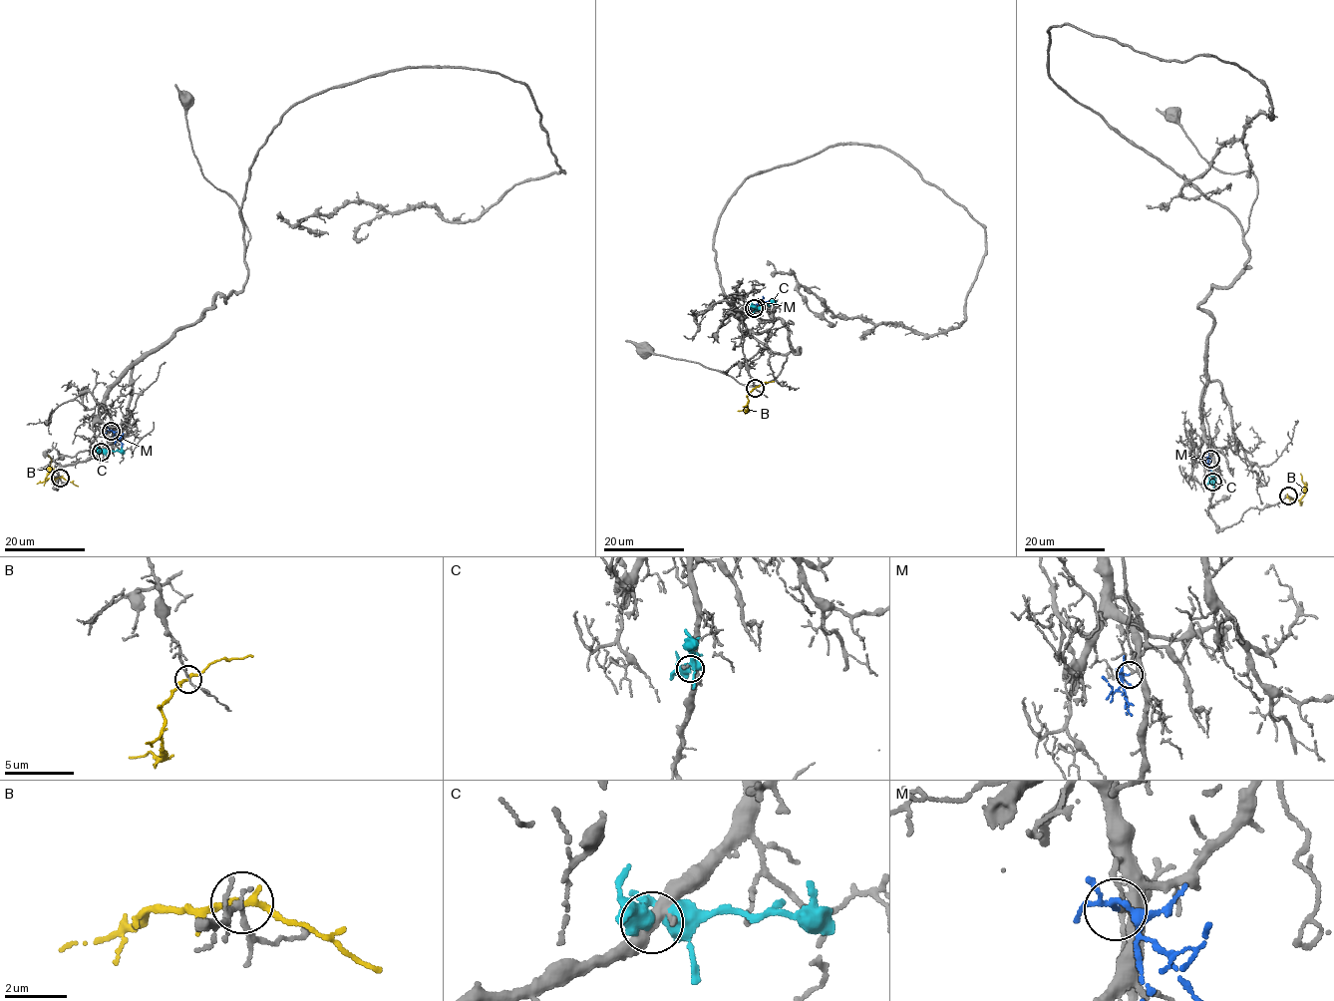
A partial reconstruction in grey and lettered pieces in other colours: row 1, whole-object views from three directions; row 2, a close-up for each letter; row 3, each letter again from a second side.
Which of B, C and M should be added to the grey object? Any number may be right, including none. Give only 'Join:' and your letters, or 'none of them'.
Join: M

